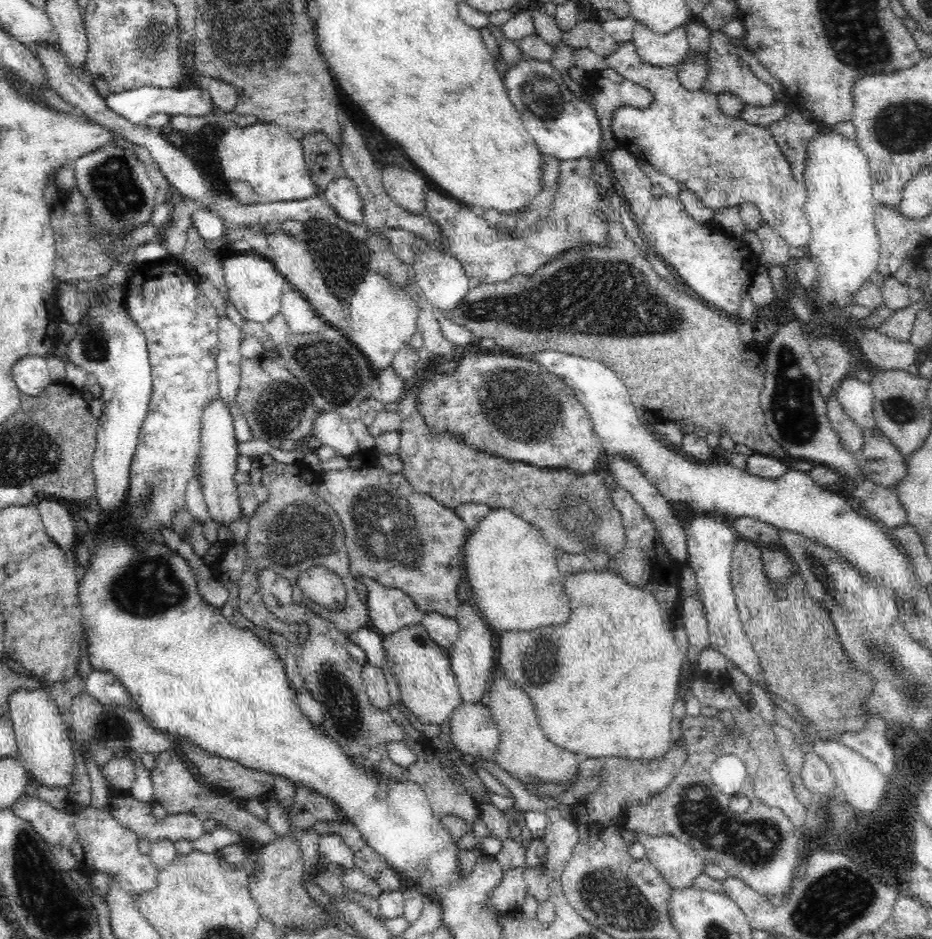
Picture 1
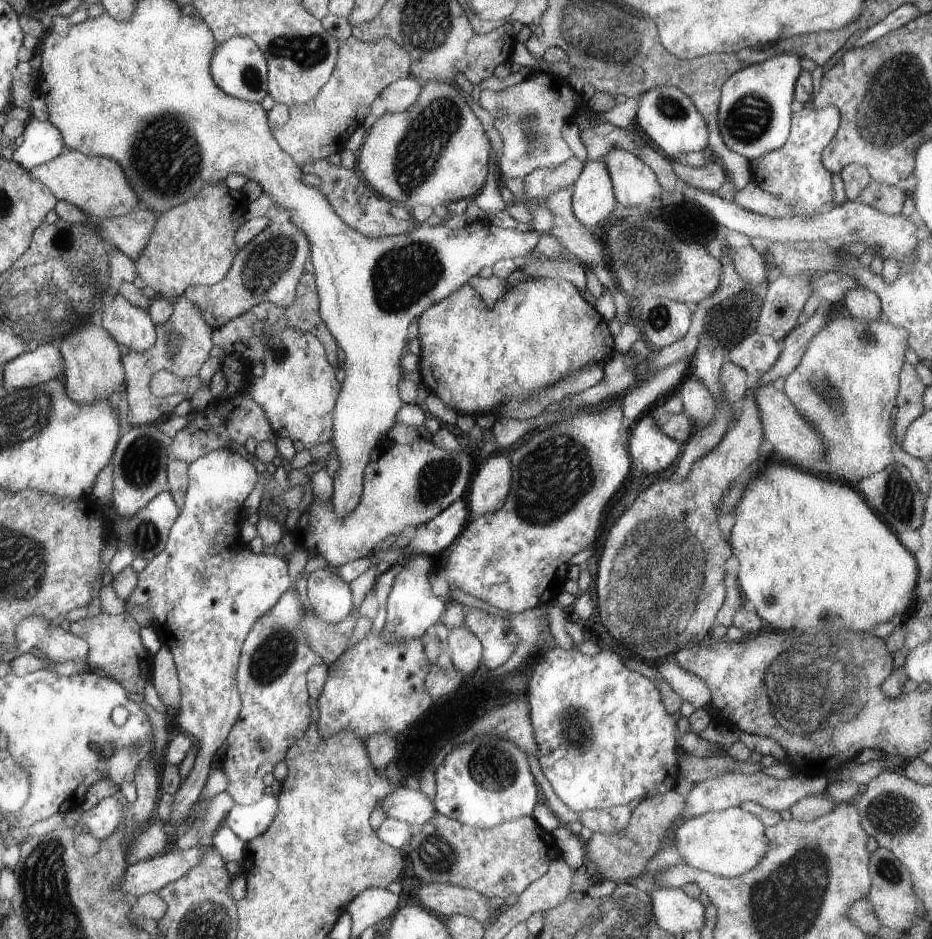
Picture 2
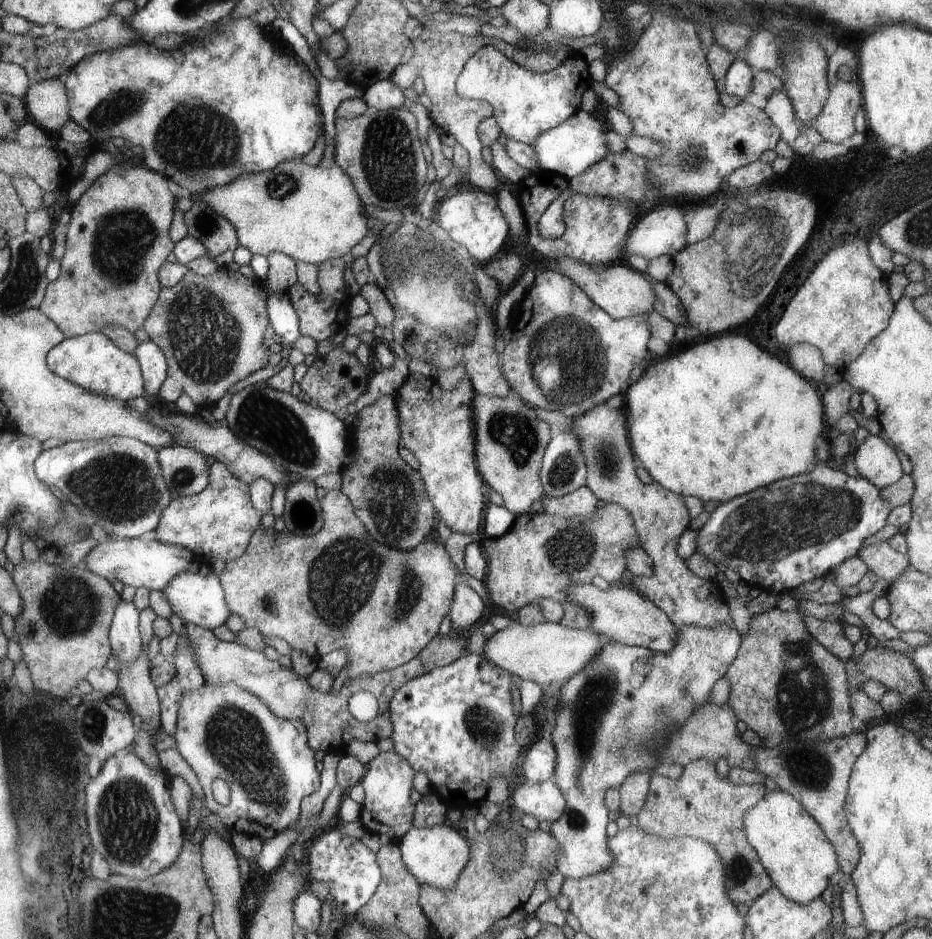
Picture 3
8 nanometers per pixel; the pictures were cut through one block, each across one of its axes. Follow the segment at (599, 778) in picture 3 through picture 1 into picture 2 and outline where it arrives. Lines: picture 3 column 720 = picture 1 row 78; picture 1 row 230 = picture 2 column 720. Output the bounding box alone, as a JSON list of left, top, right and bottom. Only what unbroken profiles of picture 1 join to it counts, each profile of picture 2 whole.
[677,772,827,826]

